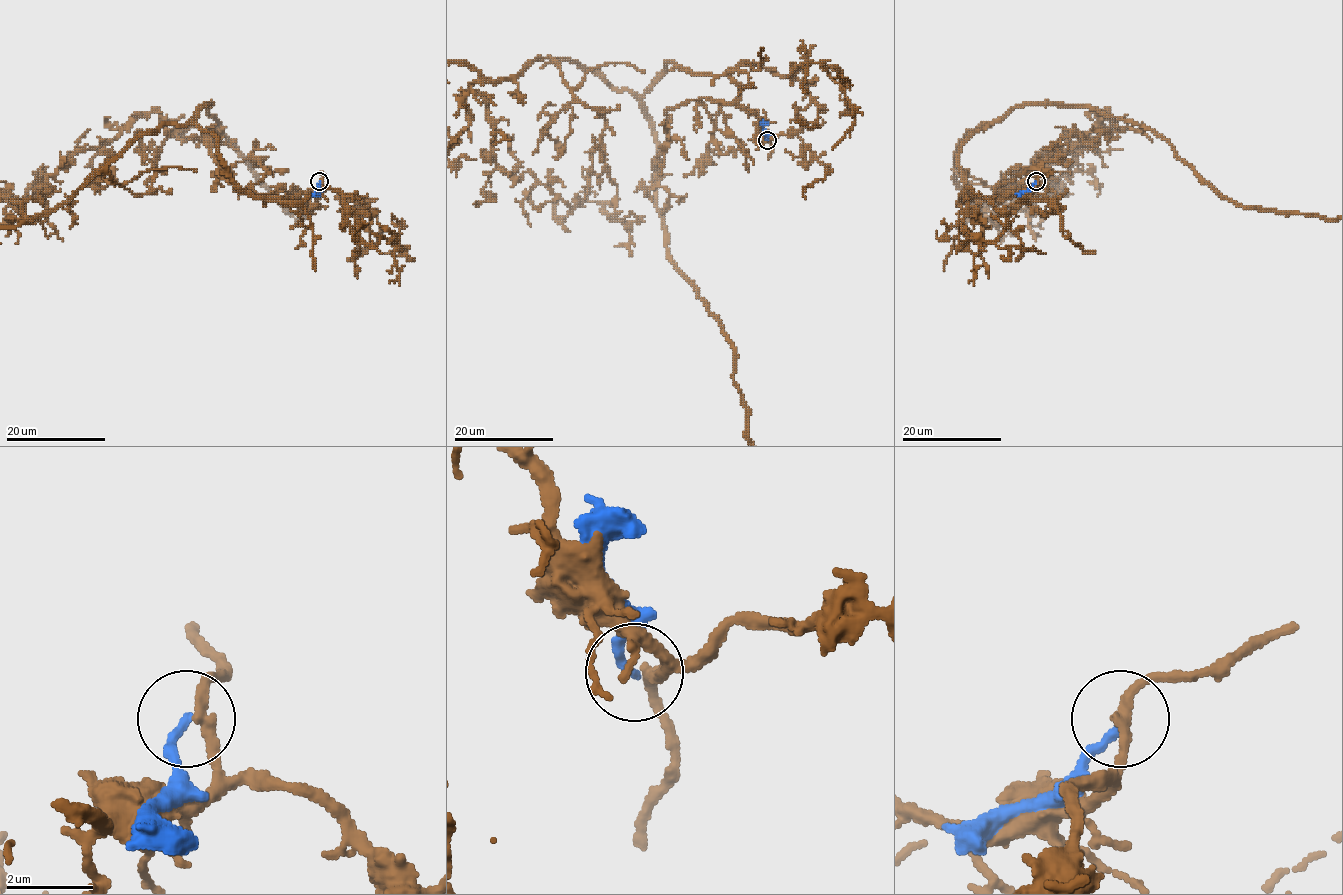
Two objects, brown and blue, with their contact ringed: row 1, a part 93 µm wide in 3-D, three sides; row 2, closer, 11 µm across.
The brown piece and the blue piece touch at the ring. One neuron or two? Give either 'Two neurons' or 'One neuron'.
Two neurons

